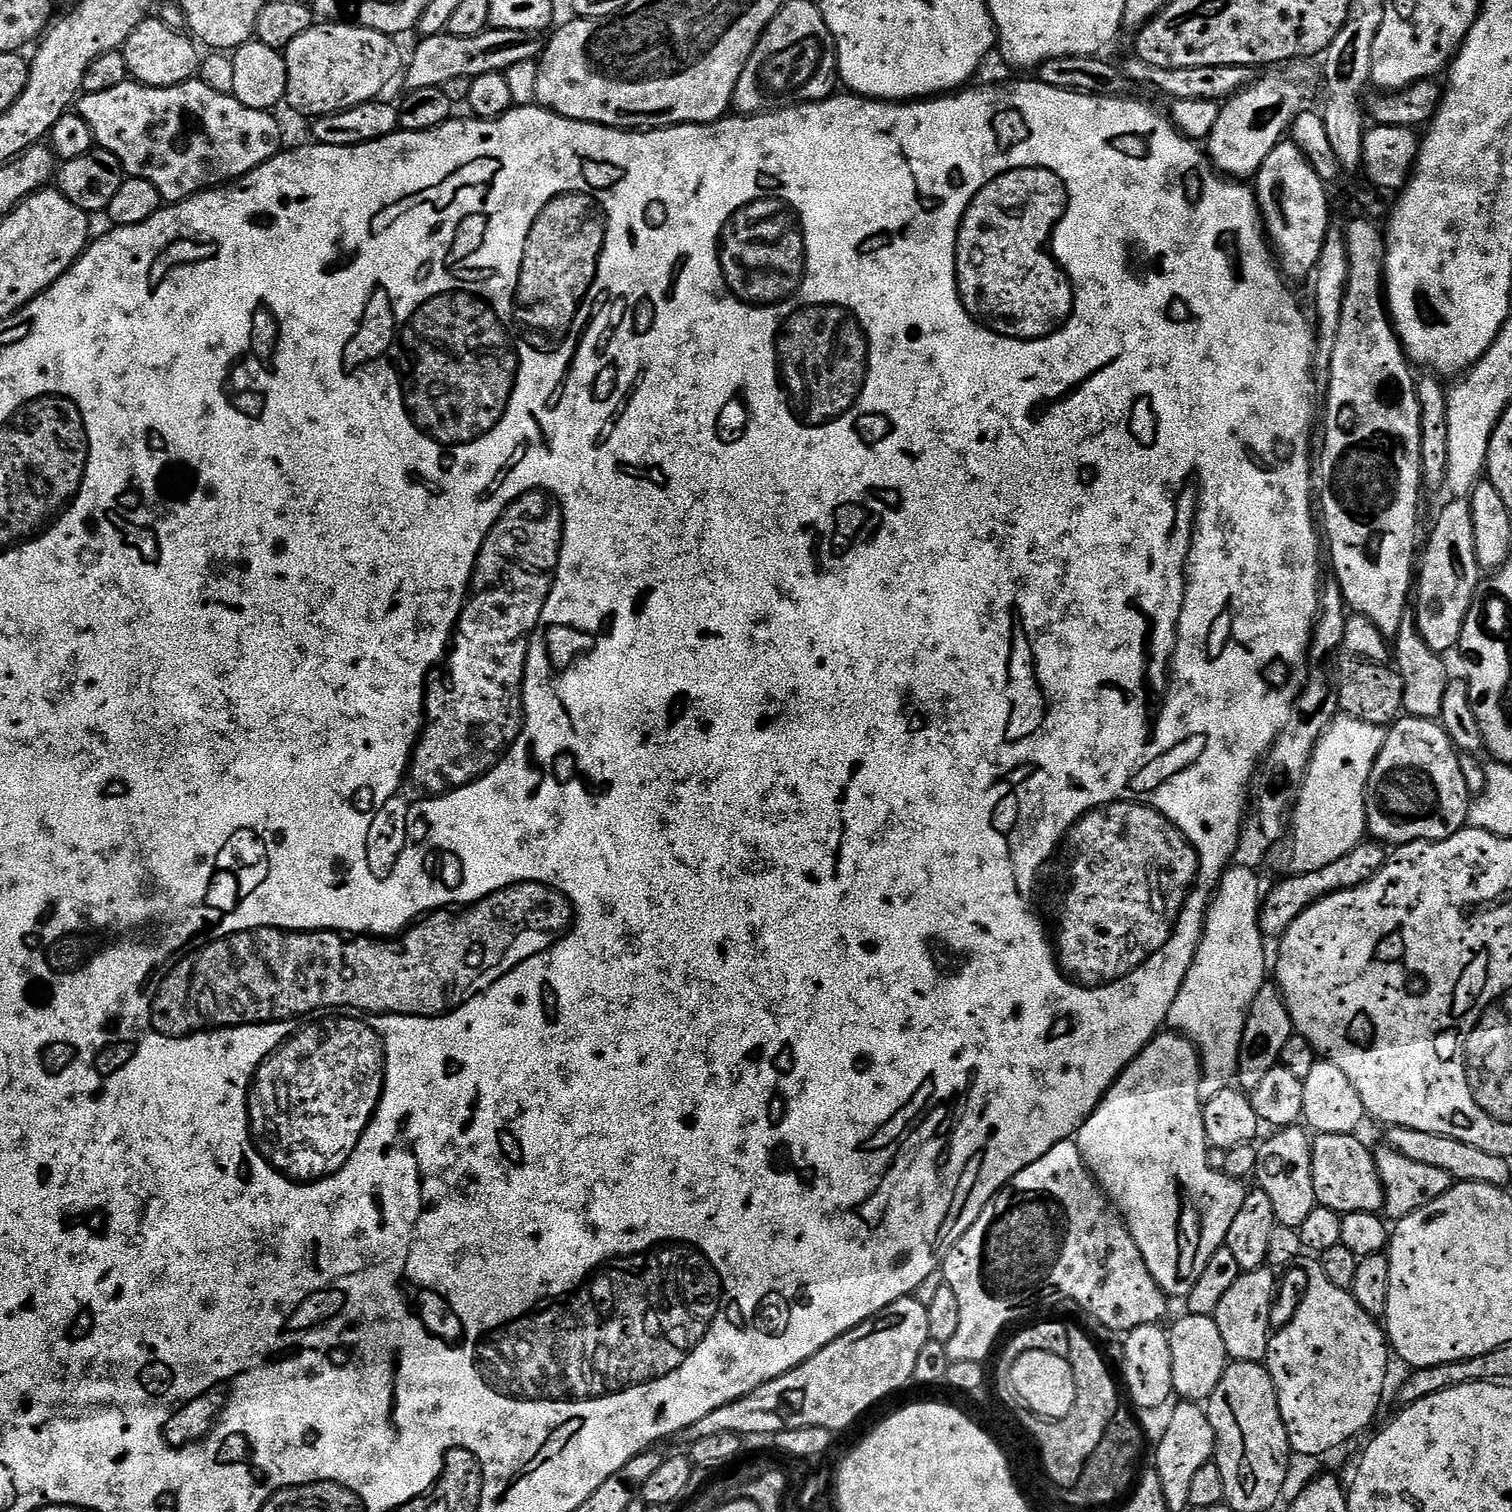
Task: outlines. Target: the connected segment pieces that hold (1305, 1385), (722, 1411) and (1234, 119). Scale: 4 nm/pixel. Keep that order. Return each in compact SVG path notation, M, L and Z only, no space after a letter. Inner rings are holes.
M1312 1258L1312 1261L1305 1266L1304 1272L1308 1275L1308 1289L1304 1292L1304 1297L1300 1300L1300 1305L1296 1308L1296 1313L1292 1316L1292 1321L1284 1329L1273 1331L1268 1341L1268 1359L1266 1367L1272 1376L1274 1390L1278 1398L1278 1406L1282 1414L1282 1422L1288 1431L1288 1447L1293 1453L1301 1452L1304 1456L1320 1456L1323 1452L1332 1452L1335 1448L1340 1448L1347 1442L1351 1436L1356 1436L1372 1419L1376 1416L1380 1404L1384 1400L1383 1383L1386 1382L1387 1354L1390 1351L1390 1345L1386 1339L1386 1332L1383 1327L1378 1325L1377 1317L1366 1314L1362 1306L1352 1297L1351 1291L1347 1288L1334 1286L1330 1278L1326 1278L1326 1270L1322 1270L1319 1259Z
M915 1295L904 1296L898 1302L883 1308L877 1316L864 1320L857 1328L851 1328L834 1342L830 1342L818 1354L803 1360L797 1368L782 1374L773 1380L767 1380L750 1394L730 1402L726 1406L718 1406L718 1410L710 1410L706 1418L698 1418L690 1427L684 1429L682 1436L691 1442L698 1438L711 1438L714 1434L733 1432L738 1437L750 1434L774 1434L789 1432L804 1427L824 1427L833 1434L839 1434L848 1428L871 1404L887 1398L896 1392L904 1383L909 1383L914 1374L914 1365L918 1362L918 1354L922 1346L926 1346L930 1334L930 1318L928 1305L916 1299Z
M1284 70L1269 71L1272 72L1269 76L1261 75L1255 84L1236 93L1221 107L1206 137L1206 155L1225 177L1255 177L1270 150L1281 144L1296 115L1305 107L1299 82L1280 71Z

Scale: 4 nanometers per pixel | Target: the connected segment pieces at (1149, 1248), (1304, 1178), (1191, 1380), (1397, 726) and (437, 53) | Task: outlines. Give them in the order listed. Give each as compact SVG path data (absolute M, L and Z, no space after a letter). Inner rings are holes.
M1164 1030L1153 1036L1151 1042L1122 1069L1118 1079L1108 1087L1108 1092L1100 1101L1100 1105L1089 1114L1074 1137L1088 1171L1096 1177L1097 1184L1100 1185L1104 1195L1108 1197L1112 1207L1120 1213L1120 1218L1128 1227L1128 1233L1134 1238L1138 1250L1142 1250L1142 1258L1146 1262L1154 1282L1158 1282L1158 1286L1169 1298L1175 1298L1175 1296L1186 1298L1192 1293L1194 1282L1198 1282L1198 1278L1202 1278L1202 1270L1206 1270L1206 1262L1210 1262L1210 1258L1214 1258L1214 1254L1219 1248L1225 1247L1230 1222L1234 1222L1238 1210L1242 1210L1242 1202L1246 1195L1245 1185L1241 1181L1232 1180L1222 1172L1210 1170L1210 1166L1206 1162L1206 1154L1210 1145L1204 1133L1203 1113L1204 1109L1200 1098L1200 1054L1195 1046L1185 1040L1183 1036L1171 1030Z
M1303 1127L1279 1129L1264 1145L1261 1143L1254 1176L1255 1179L1260 1179L1257 1180L1258 1187L1274 1205L1274 1218L1277 1224L1299 1230L1302 1222L1306 1222L1306 1218L1310 1218L1312 1211L1318 1207L1314 1194L1312 1140Z
M1184 1314L1173 1328L1167 1329L1170 1342L1170 1358L1172 1359L1172 1391L1181 1401L1204 1402L1214 1394L1214 1386L1222 1378L1230 1361L1226 1354L1226 1346L1222 1342L1222 1334L1218 1334L1218 1326L1212 1316L1193 1316Z
M1410 715L1397 719L1384 736L1384 745L1374 762L1364 801L1368 815L1367 835L1385 846L1413 844L1419 840L1445 840L1465 827L1468 824L1470 793L1462 774L1458 749L1452 744L1443 724Z
M489 27L487 30L473 36L425 36L421 44L412 52L412 57L406 60L406 76L408 72L409 89L422 86L441 87L450 78L471 78L487 72L504 73L517 62L536 60L544 51L545 37L539 32L526 30L506 30L505 28Z

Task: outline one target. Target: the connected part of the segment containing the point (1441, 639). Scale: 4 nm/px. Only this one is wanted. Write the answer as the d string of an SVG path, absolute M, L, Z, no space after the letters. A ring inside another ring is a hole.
M1464 498L1449 501L1436 516L1436 525L1428 536L1428 545L1425 548L1423 545L1422 559L1418 564L1418 587L1414 592L1416 628L1426 646L1441 654L1448 654L1451 648L1459 645L1466 614L1472 605L1476 586L1482 579L1482 569L1476 564L1472 505Z

